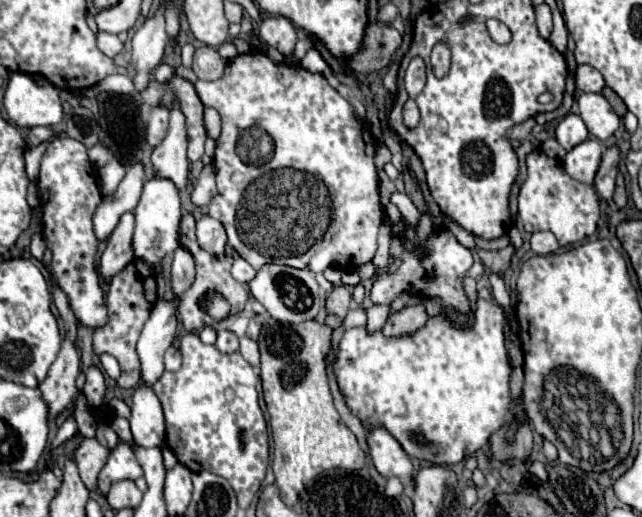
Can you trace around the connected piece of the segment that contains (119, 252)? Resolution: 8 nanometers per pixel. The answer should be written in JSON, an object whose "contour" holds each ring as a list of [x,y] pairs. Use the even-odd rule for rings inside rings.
{"contour":[[[129,212],[127,216],[123,216],[119,226],[111,234],[107,248],[105,248],[105,252],[101,254],[101,260],[99,260],[99,276],[101,276],[103,282],[111,282],[111,278],[115,274],[119,274],[135,258],[133,248],[131,248],[133,226],[135,226],[135,218]]]}

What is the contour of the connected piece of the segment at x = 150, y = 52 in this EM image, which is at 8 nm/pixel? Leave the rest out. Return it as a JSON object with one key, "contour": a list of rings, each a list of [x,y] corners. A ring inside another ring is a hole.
{"contour":[[[159,4],[157,10],[145,20],[145,24],[133,36],[133,66],[137,70],[135,86],[143,90],[151,80],[151,70],[157,68],[163,60],[165,48],[169,44],[165,28],[165,4]]]}

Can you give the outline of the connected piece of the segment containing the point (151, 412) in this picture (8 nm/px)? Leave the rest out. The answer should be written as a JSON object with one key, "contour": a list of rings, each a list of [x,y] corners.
{"contour":[[[141,384],[135,390],[129,422],[131,422],[135,444],[161,446],[165,436],[165,420],[163,420],[161,402],[151,386]]]}

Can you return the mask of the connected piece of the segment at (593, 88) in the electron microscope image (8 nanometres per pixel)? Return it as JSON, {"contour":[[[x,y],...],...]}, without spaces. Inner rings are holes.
{"contour":[[[579,66],[575,72],[575,84],[585,92],[601,92],[605,88],[605,80],[599,70],[591,66]]]}

